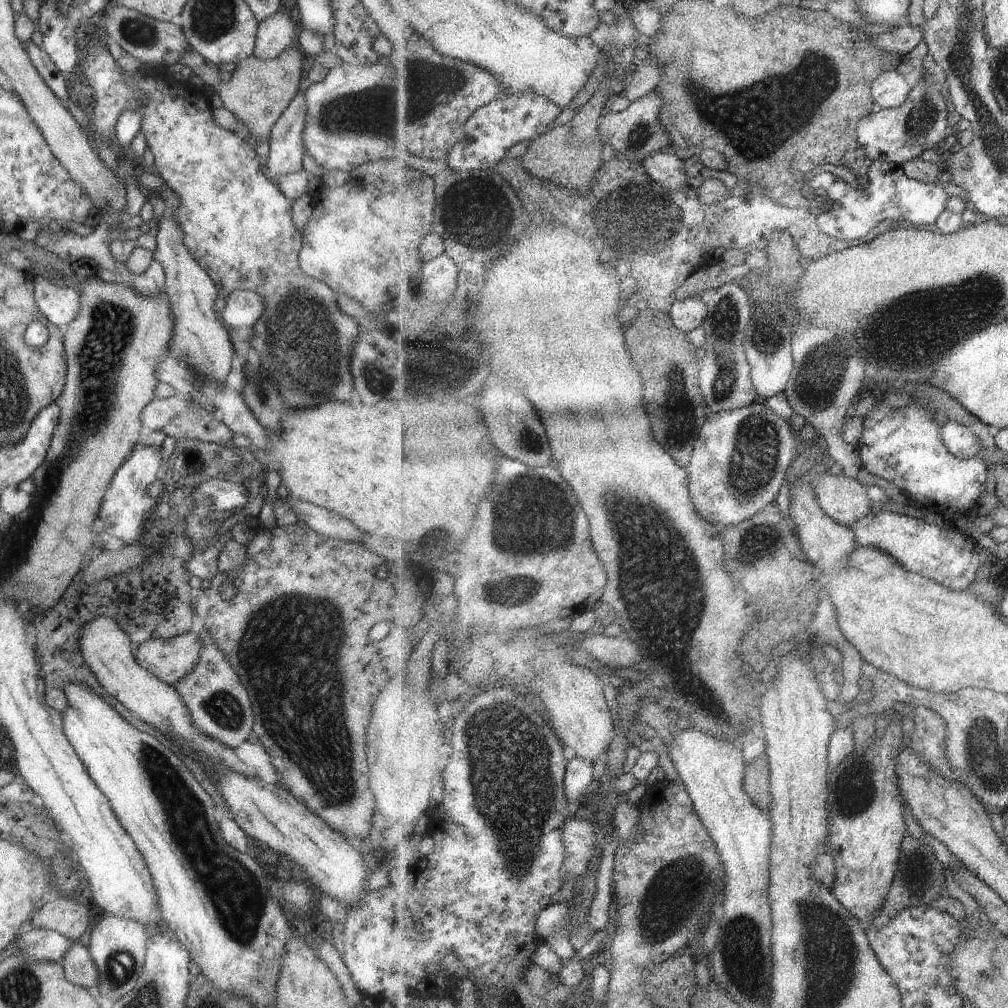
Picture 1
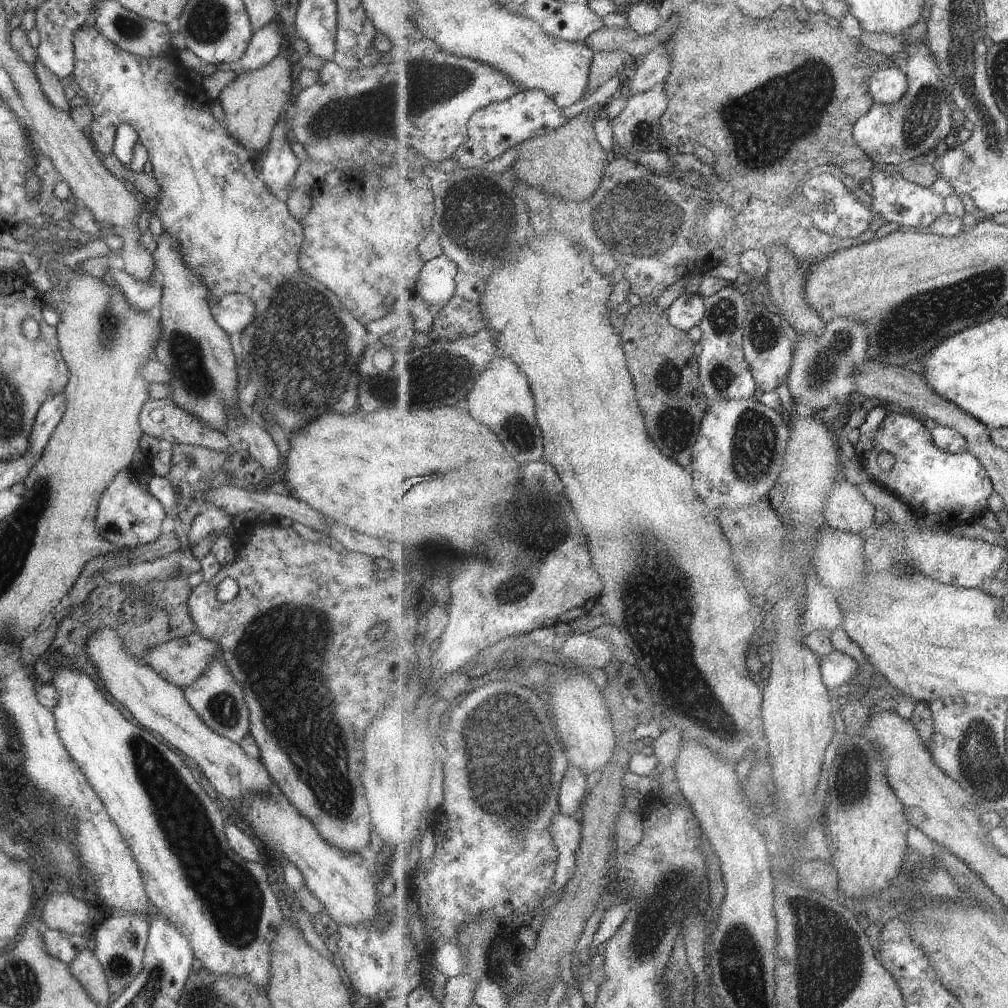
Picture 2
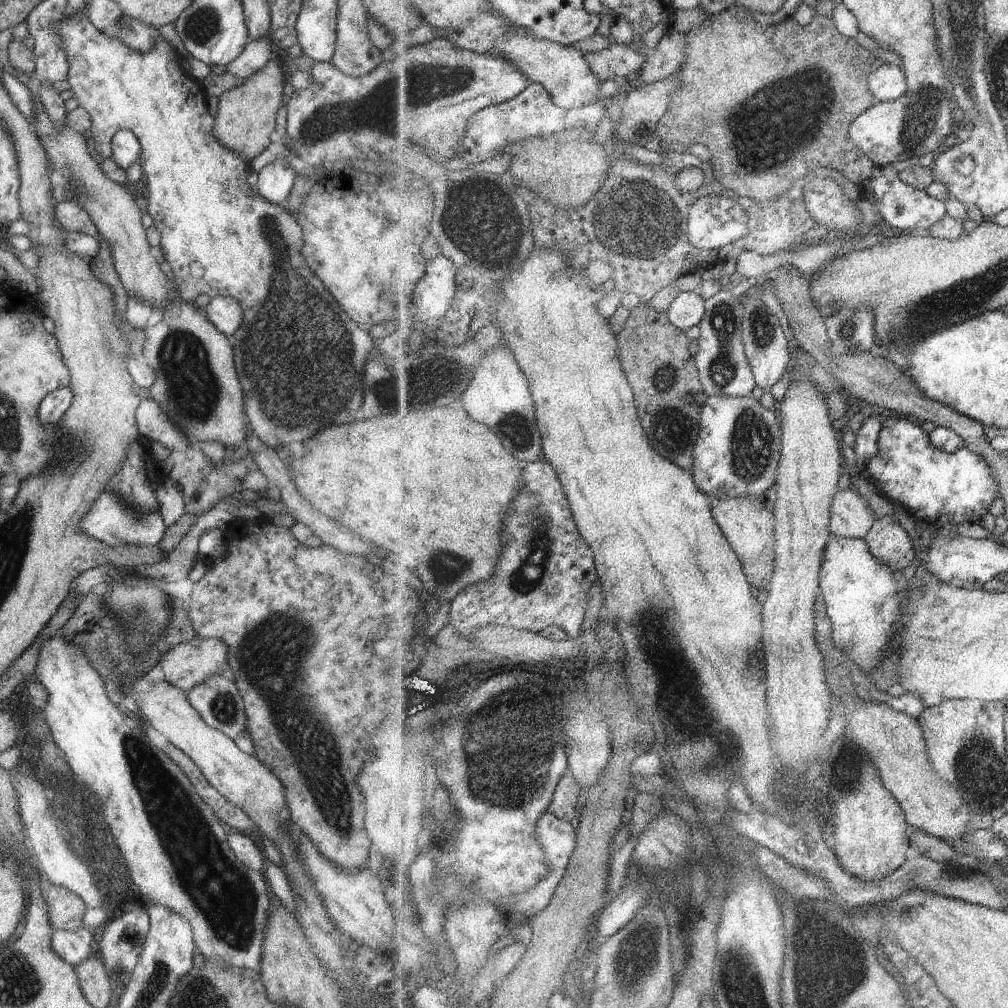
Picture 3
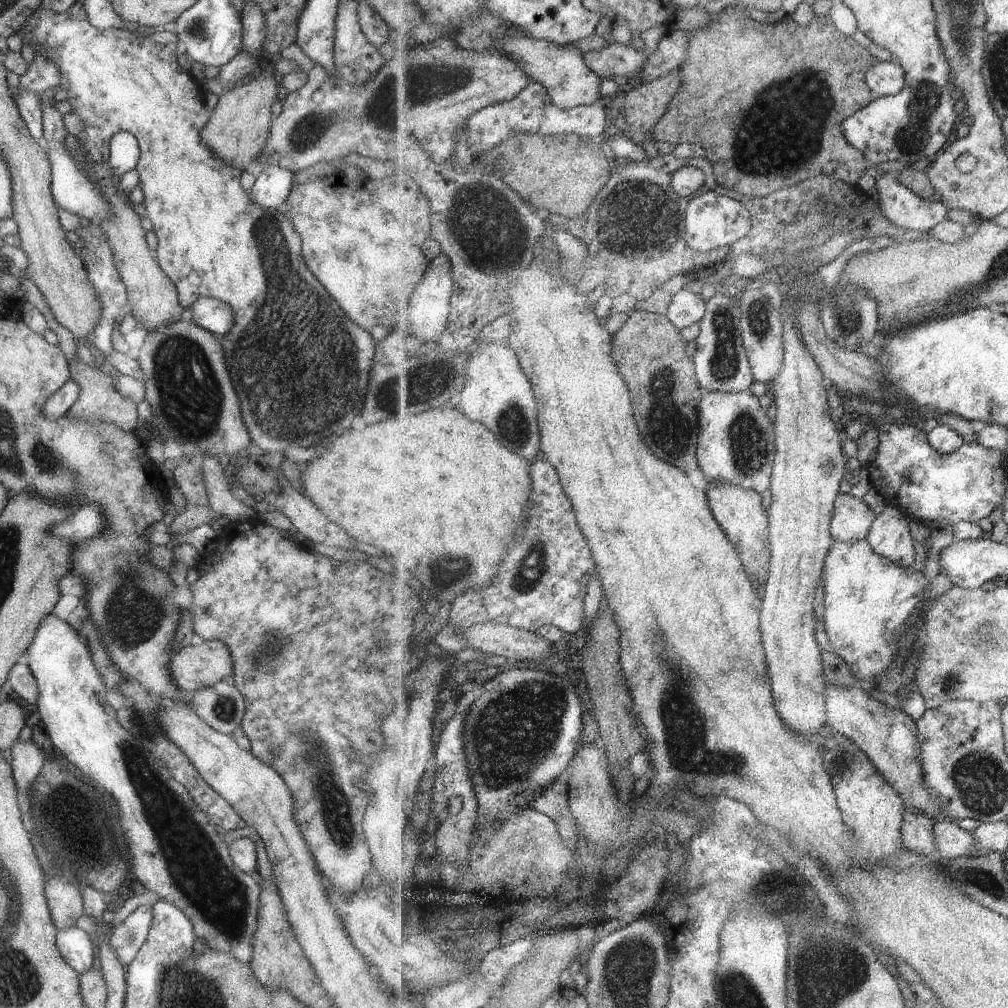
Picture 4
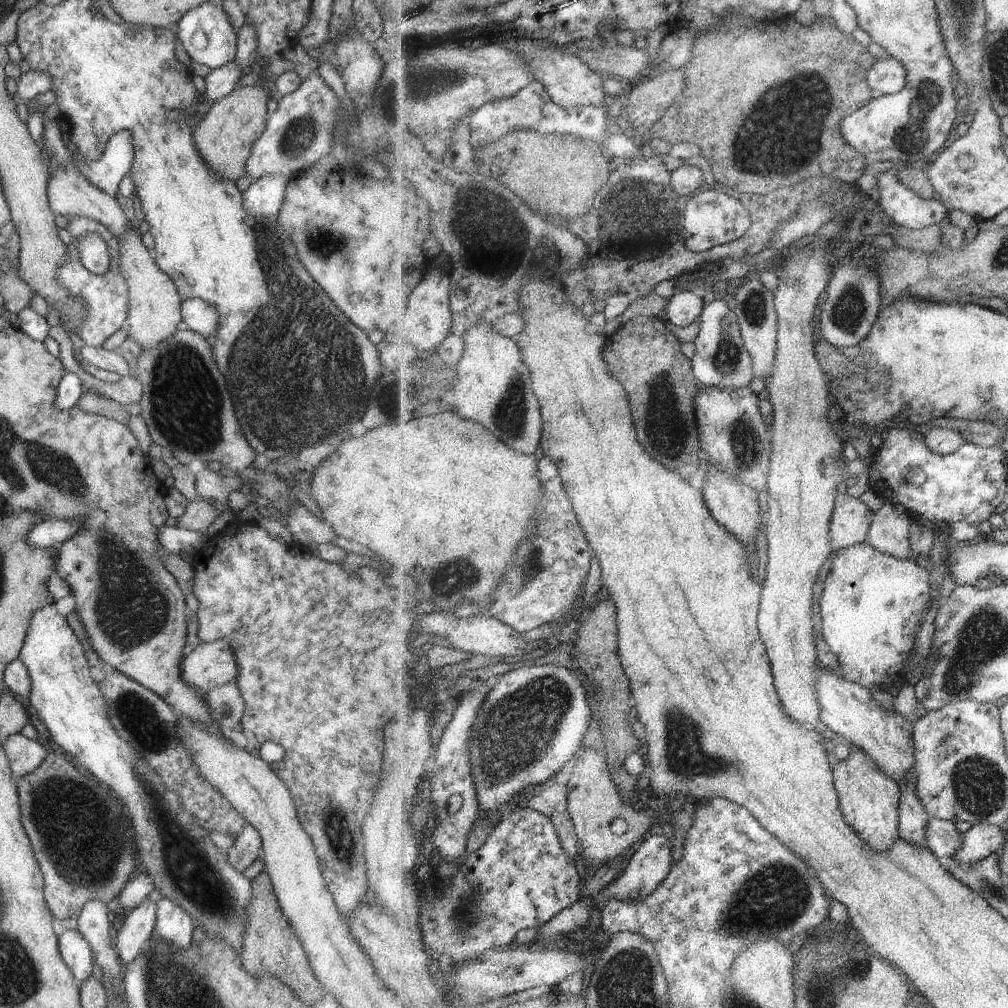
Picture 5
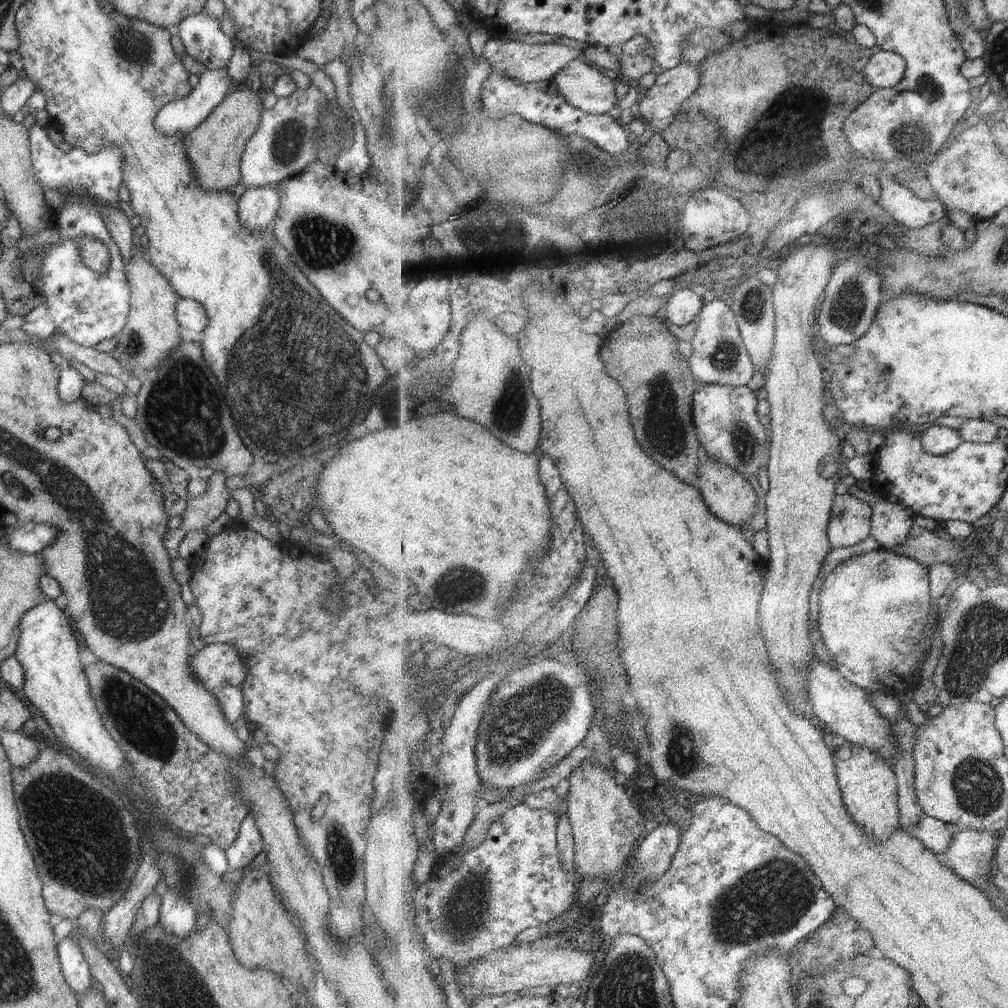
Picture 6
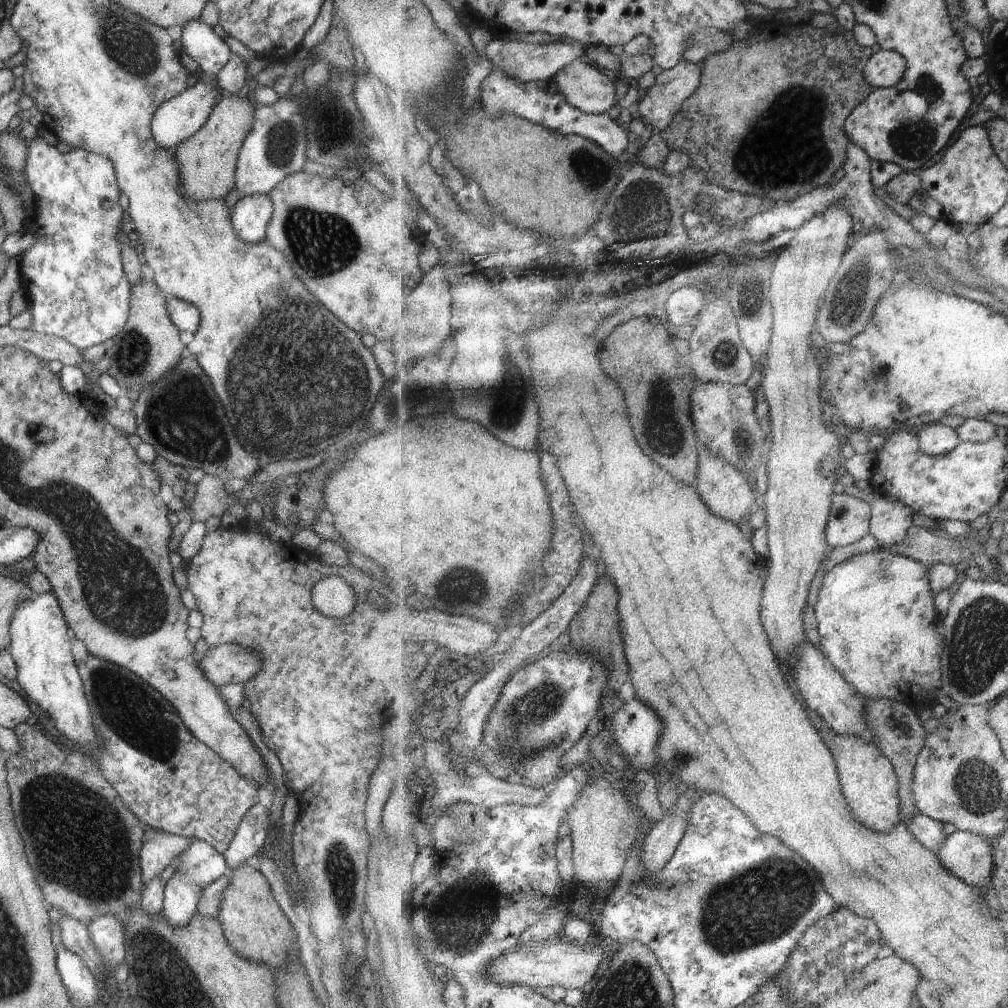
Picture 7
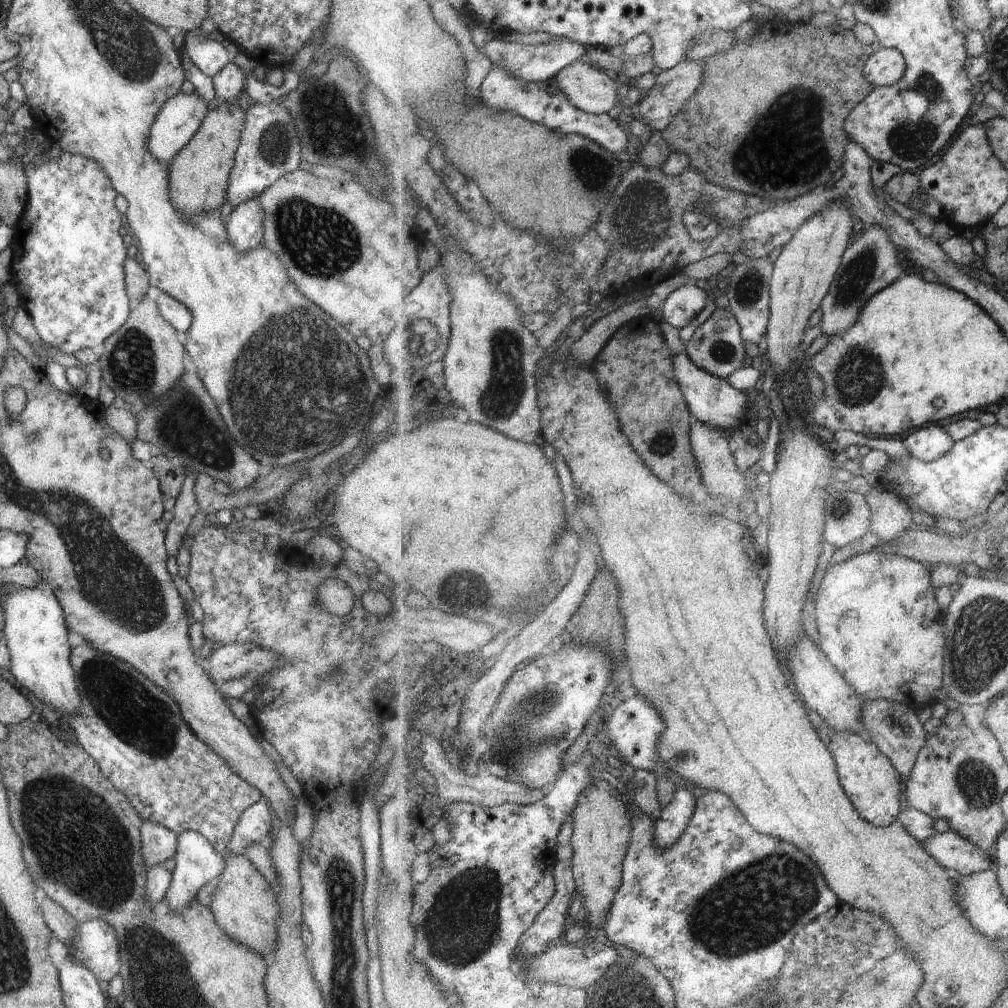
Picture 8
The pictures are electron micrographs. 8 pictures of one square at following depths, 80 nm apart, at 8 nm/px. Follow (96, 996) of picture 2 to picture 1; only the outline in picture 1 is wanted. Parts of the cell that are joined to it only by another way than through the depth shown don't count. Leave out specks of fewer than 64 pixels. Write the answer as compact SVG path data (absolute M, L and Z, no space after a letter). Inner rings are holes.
M85 940L73 941L59 960L68 983L85 987L97 984L98 970L91 960Z

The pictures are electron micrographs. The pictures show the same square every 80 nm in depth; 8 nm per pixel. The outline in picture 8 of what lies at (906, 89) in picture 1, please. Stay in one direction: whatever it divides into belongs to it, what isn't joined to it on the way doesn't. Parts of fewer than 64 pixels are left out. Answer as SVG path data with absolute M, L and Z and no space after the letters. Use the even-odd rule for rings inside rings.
M881 48L873 53L864 66L867 80L877 87L891 87L903 78L906 60L897 49Z

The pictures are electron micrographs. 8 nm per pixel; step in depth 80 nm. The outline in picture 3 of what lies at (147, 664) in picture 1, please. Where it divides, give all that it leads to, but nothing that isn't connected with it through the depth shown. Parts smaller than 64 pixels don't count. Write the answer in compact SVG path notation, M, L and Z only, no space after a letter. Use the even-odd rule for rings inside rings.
M191 638L187 641L170 646L159 655L156 673L165 682L172 684L179 690L189 690L192 686L203 682L211 675L227 672L227 649L222 641L217 639Z

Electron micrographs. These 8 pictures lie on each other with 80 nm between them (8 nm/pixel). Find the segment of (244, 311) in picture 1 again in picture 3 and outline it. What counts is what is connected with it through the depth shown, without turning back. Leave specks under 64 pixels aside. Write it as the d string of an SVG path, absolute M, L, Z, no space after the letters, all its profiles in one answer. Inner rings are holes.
M211 297L203 312L208 322L228 338L242 321L241 305L233 297Z

